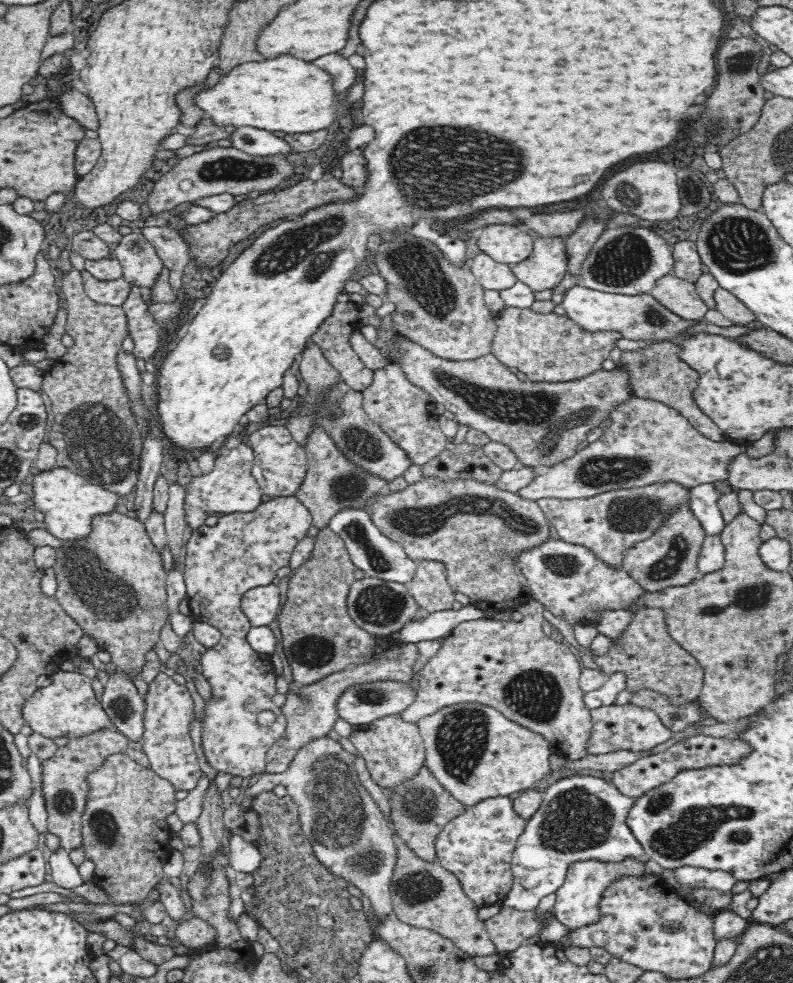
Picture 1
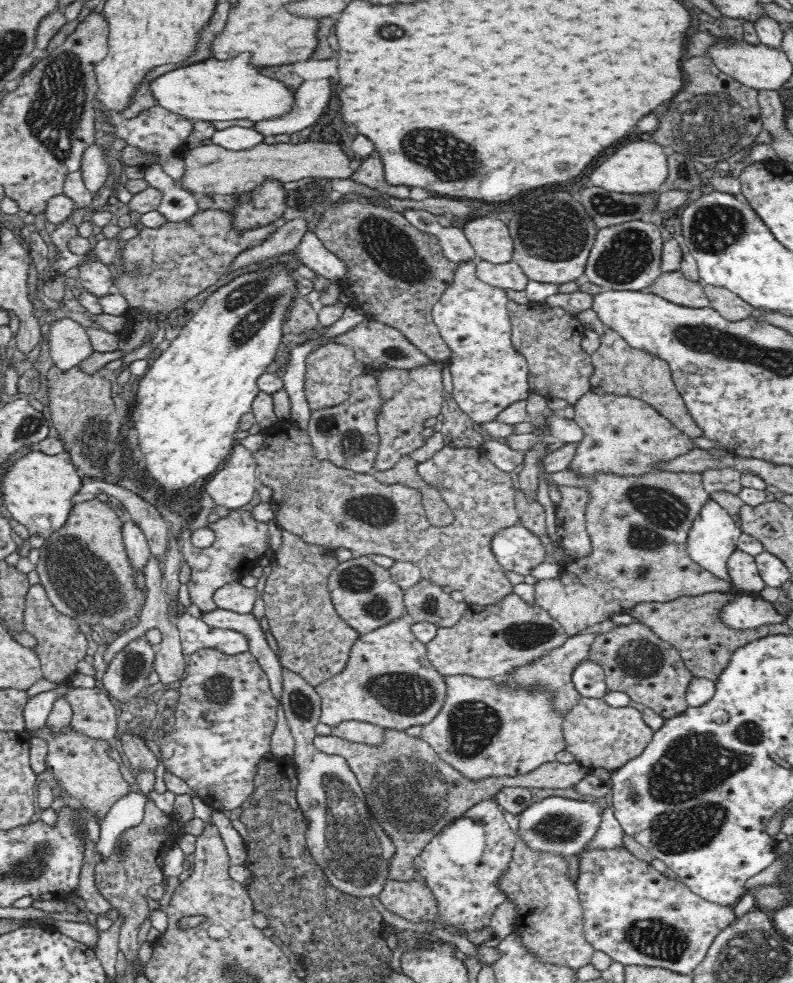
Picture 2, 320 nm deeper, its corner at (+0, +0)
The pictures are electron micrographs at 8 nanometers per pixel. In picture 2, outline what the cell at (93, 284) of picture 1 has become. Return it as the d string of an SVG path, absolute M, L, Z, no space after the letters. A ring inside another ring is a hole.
M93 249L84 254L84 260L78 266L79 280L87 291L97 297L106 296L112 290L112 274L109 267L97 258Z

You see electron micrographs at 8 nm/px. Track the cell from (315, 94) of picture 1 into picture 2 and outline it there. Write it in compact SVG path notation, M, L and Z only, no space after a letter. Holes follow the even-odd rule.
M244 53L235 57L234 60L206 59L188 66L180 66L176 70L154 78L148 89L150 89L152 97L156 99L158 106L193 121L252 120L252 122L260 122L260 120L270 120L274 116L286 114L294 106L296 96L292 96L292 93L286 88L286 85L282 84L282 81L272 80L268 76L258 74L254 64L250 63L250 58L251 56L248 53Z

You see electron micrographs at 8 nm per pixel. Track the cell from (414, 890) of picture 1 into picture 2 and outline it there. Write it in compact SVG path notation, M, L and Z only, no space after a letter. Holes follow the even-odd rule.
M388 882L379 899L388 911L411 922L436 920L439 912L437 898L425 882Z

